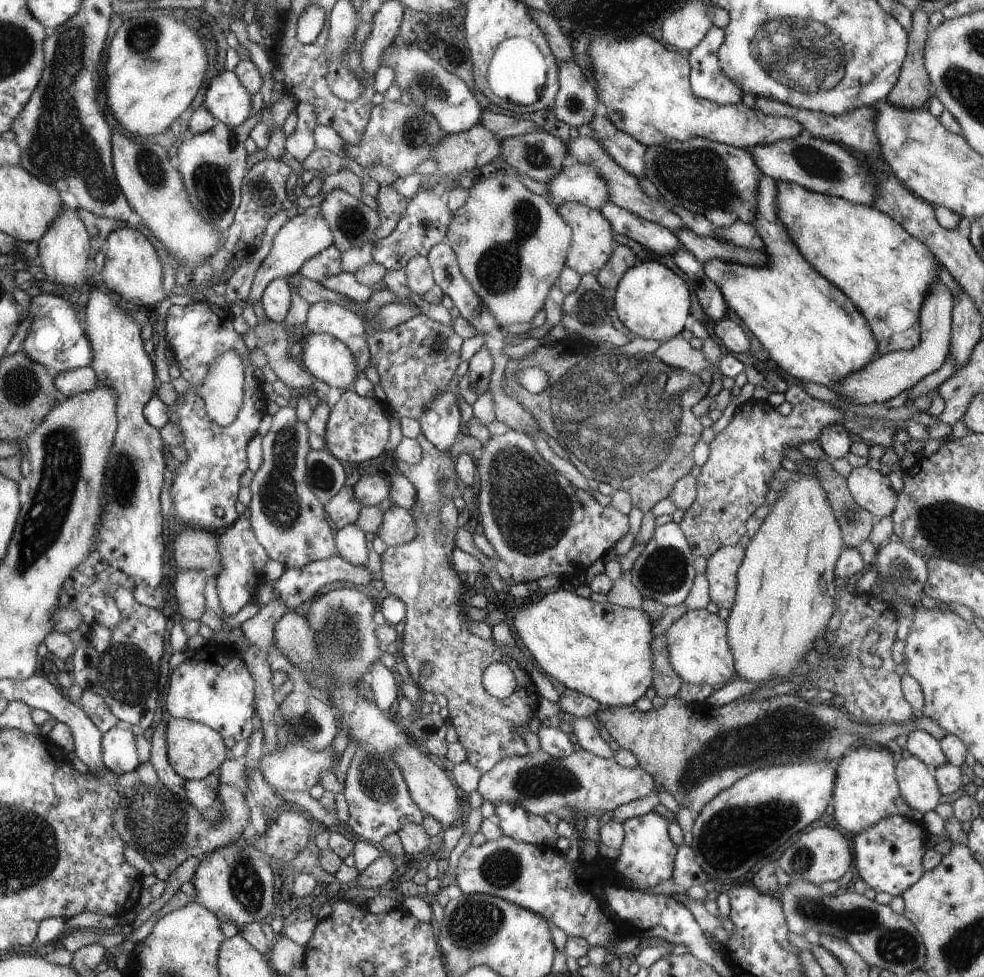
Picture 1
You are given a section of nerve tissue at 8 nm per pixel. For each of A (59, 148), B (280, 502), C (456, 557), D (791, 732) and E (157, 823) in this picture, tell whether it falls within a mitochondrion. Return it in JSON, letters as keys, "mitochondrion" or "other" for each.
{"A":"mitochondrion","B":"mitochondrion","C":"other","D":"mitochondrion","E":"mitochondrion"}

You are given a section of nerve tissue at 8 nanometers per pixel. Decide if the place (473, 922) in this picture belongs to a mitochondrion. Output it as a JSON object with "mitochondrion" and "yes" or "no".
{"mitochondrion":"yes"}

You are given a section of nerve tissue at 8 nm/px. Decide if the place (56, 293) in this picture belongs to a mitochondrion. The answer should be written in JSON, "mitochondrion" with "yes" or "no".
{"mitochondrion":"no"}

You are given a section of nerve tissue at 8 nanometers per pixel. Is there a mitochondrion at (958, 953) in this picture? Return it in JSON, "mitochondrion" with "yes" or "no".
{"mitochondrion":"yes"}

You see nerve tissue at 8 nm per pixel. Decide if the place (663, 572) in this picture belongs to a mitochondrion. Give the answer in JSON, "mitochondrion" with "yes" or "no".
{"mitochondrion":"yes"}

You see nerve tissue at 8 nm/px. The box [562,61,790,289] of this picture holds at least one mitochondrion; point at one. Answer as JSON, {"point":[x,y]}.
{"point":[698,175]}

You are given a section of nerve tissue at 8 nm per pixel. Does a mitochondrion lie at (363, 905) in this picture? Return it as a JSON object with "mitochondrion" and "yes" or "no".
{"mitochondrion":"no"}

